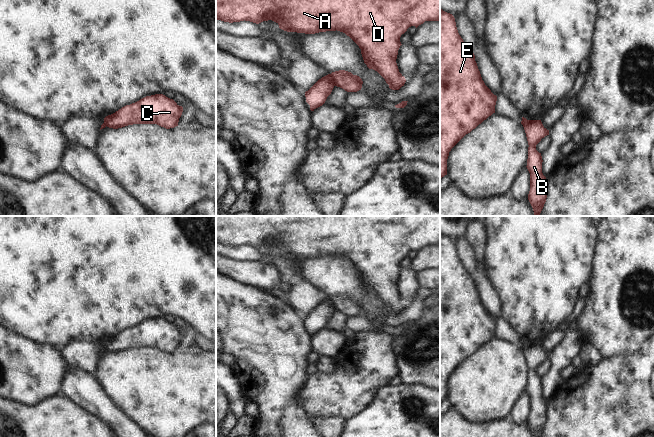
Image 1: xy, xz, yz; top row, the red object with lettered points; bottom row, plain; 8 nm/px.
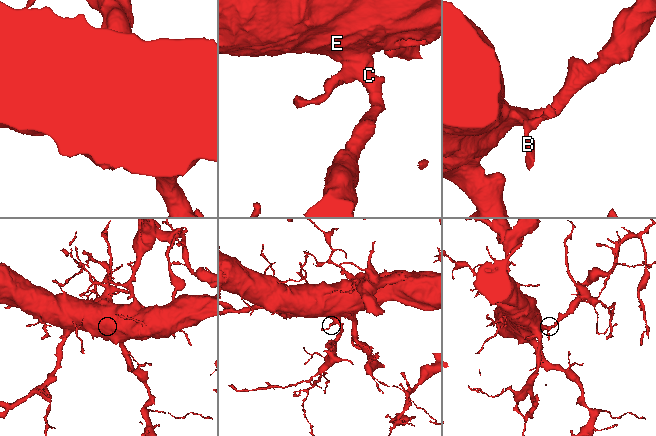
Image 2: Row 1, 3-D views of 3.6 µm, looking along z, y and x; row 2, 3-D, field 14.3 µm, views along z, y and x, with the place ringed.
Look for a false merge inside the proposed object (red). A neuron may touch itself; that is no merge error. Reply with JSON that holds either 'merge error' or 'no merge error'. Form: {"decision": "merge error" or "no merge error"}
{"decision": "merge error"}

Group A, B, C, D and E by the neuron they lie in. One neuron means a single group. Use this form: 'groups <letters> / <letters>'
groups A C D E / B

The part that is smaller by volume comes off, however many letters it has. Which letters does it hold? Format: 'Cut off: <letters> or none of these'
Cut off: B

